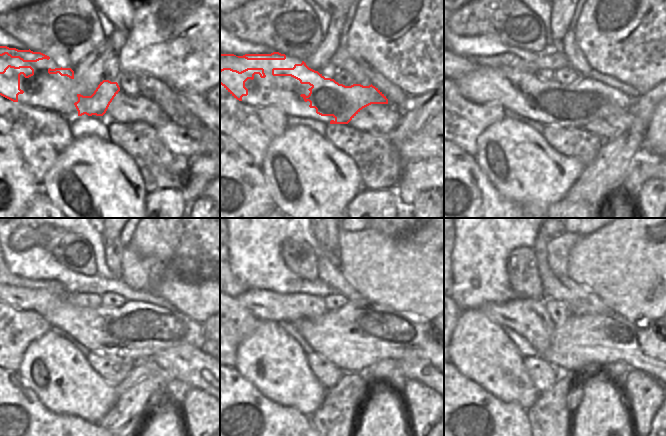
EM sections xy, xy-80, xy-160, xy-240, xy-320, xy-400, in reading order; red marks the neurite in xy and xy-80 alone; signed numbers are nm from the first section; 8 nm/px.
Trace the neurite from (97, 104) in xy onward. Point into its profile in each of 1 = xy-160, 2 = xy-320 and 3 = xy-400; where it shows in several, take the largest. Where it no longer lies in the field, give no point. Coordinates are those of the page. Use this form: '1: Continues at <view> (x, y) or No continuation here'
1: Continues at xy-160 (575, 105)
2: Continues at xy-320 (361, 333)
3: Continues at xy-400 (583, 343)

